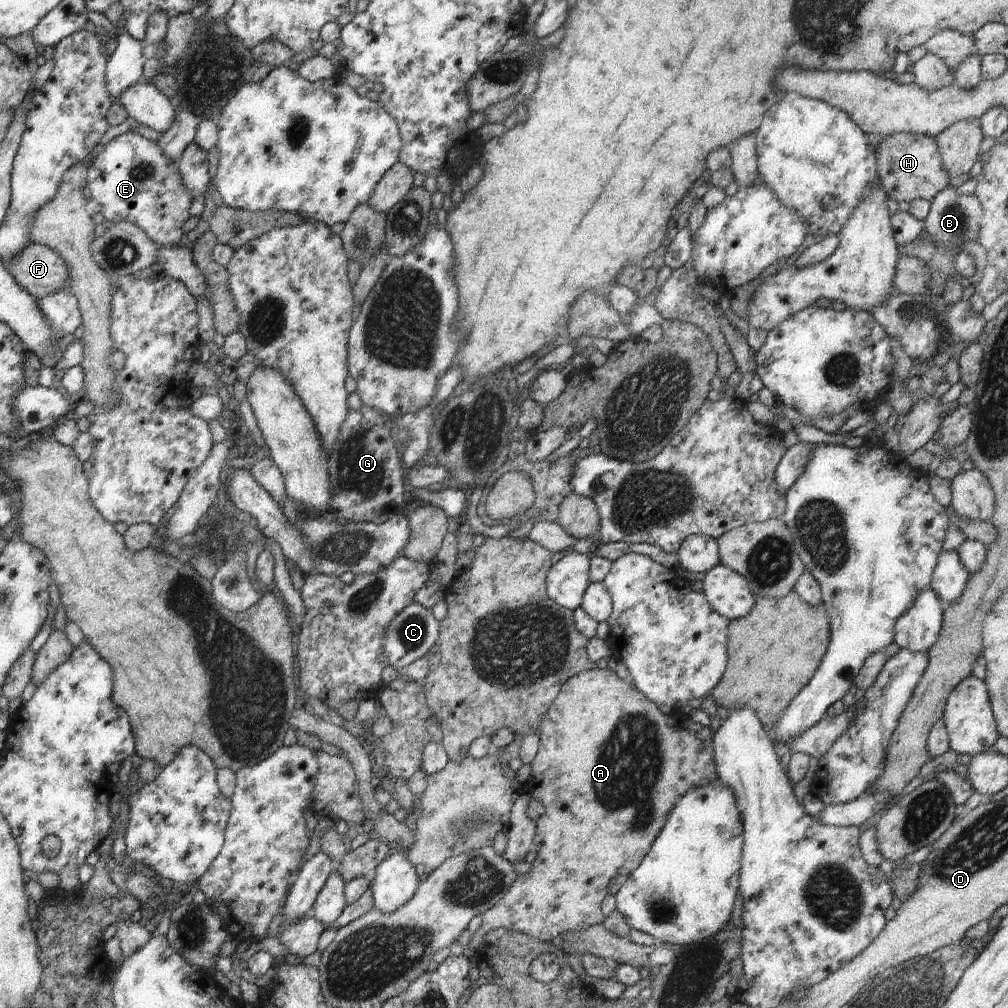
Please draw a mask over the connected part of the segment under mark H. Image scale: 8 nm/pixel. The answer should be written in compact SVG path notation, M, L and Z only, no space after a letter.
M898 133L884 137L877 152L879 182L888 197L897 203L910 203L916 198L932 201L936 194L950 186L950 176L943 168L934 137L914 133Z

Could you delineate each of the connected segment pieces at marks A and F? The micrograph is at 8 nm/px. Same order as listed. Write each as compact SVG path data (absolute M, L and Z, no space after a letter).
M593 665L589 669L581 669L580 674L572 676L564 682L560 693L554 698L554 702L549 706L550 710L546 712L540 723L540 744L538 752L532 761L532 777L525 784L525 791L542 803L544 814L535 821L536 836L533 840L533 848L536 850L536 858L531 864L528 873L518 875L514 884L508 888L508 892L502 896L499 902L486 911L482 917L482 924L475 934L480 932L482 942L484 936L490 931L498 928L508 928L526 936L532 936L534 940L546 941L552 943L562 932L571 932L574 930L585 930L588 926L600 925L605 920L601 911L601 903L608 895L608 888L611 880L618 876L620 881L632 874L644 856L648 854L656 836L660 834L662 826L668 820L668 814L676 806L676 802L692 788L708 786L718 782L719 777L716 769L712 750L713 731L710 727L702 724L692 724L688 716L684 716L684 722L680 718L672 715L663 714L656 704L653 704L644 694L641 694L632 684L624 682L620 677L607 668L597 668Z
M31 243L15 258L1 262L16 284L35 298L70 287L70 270L50 248Z

